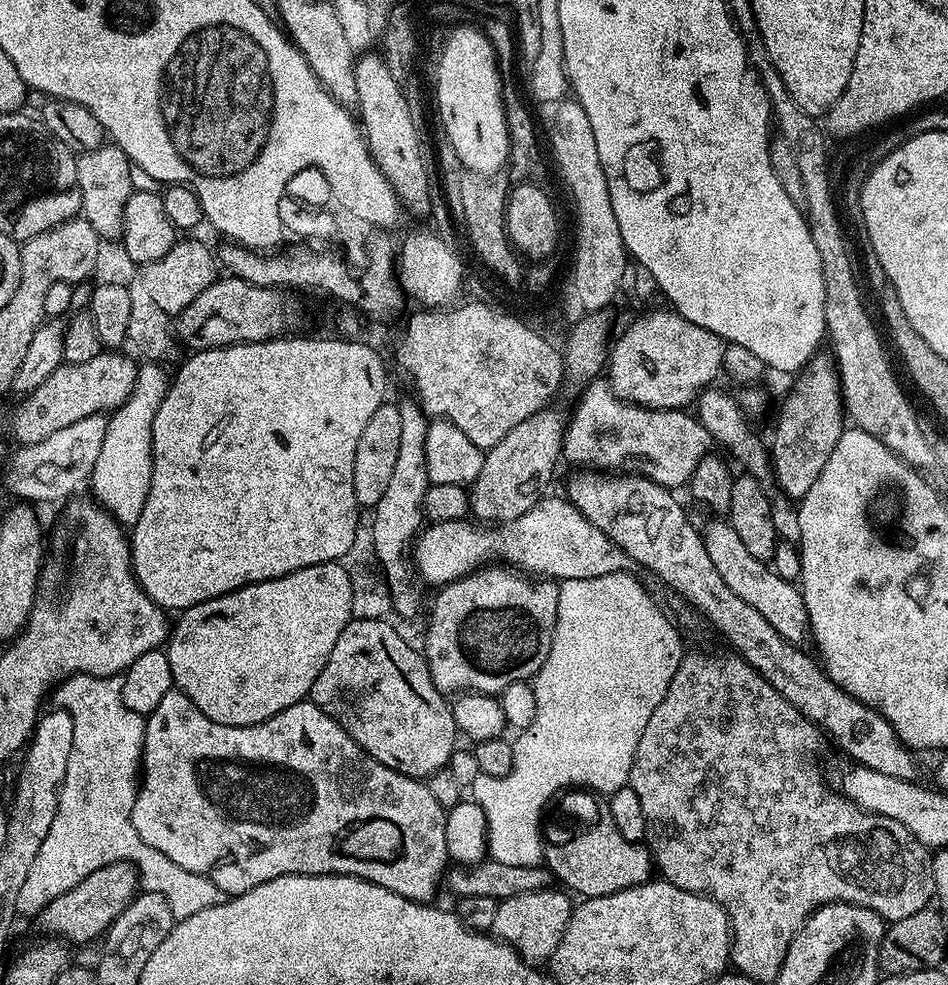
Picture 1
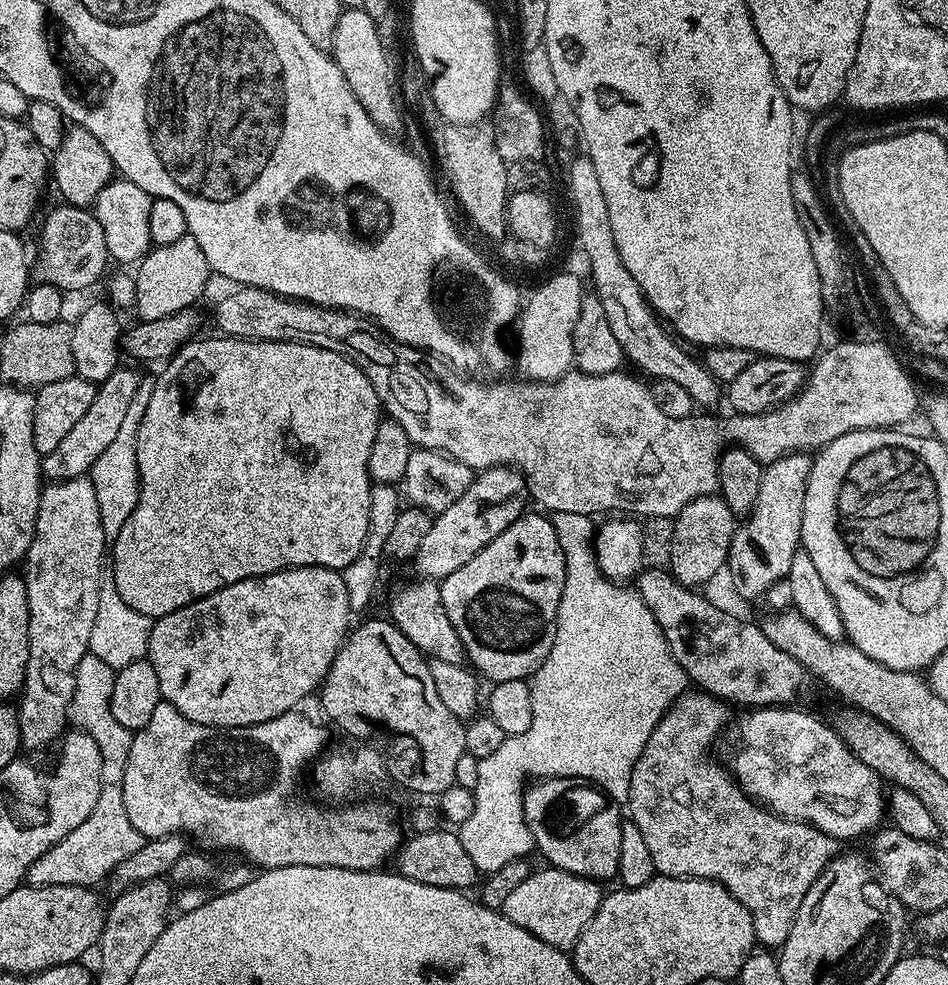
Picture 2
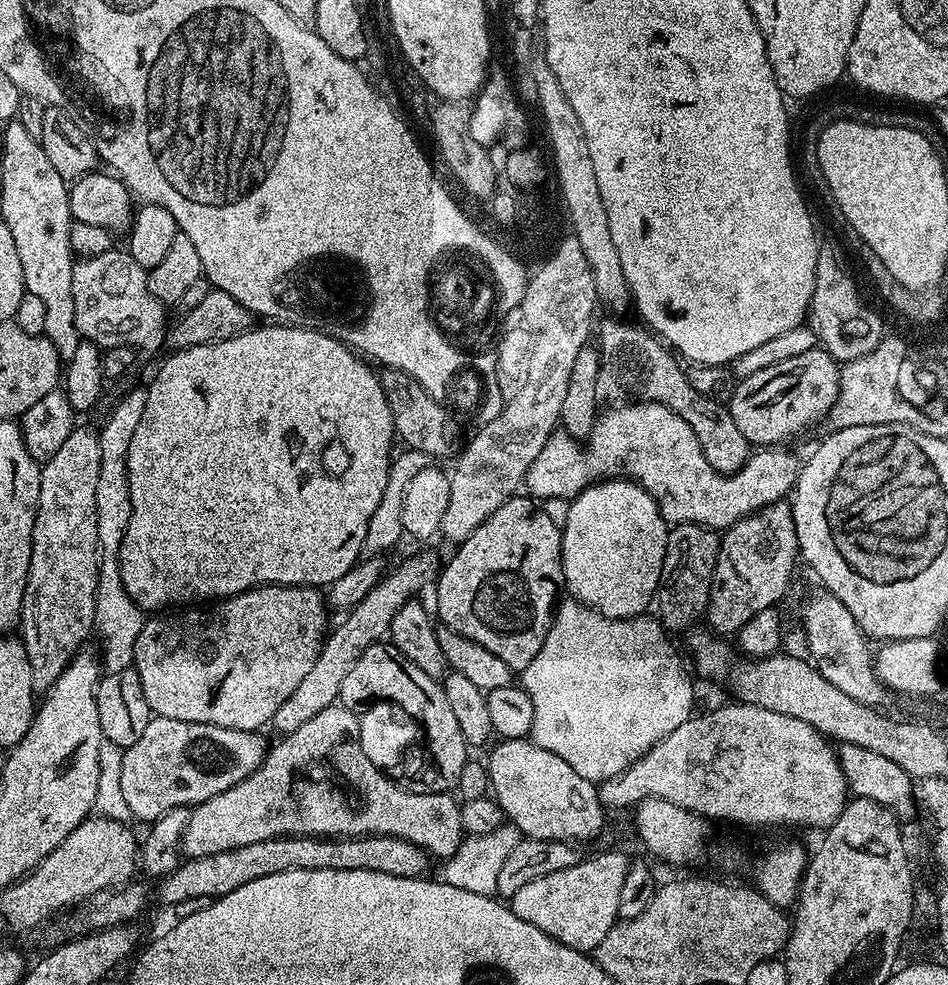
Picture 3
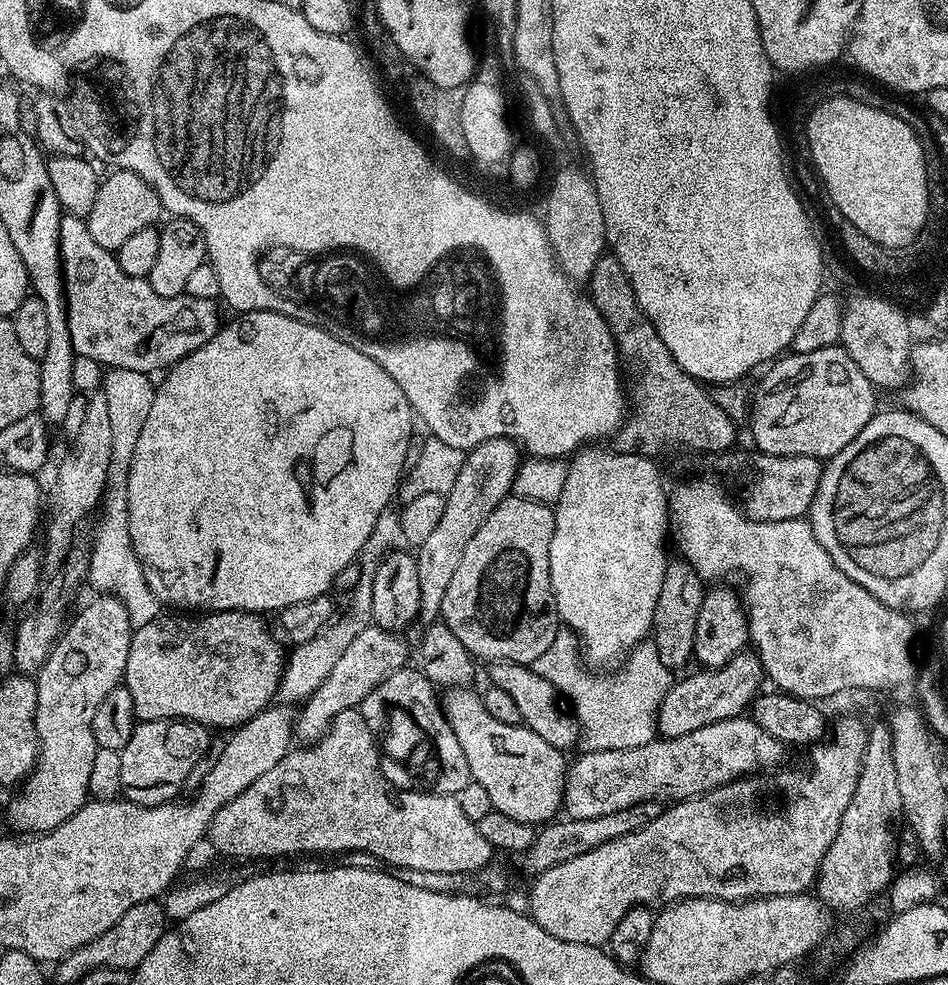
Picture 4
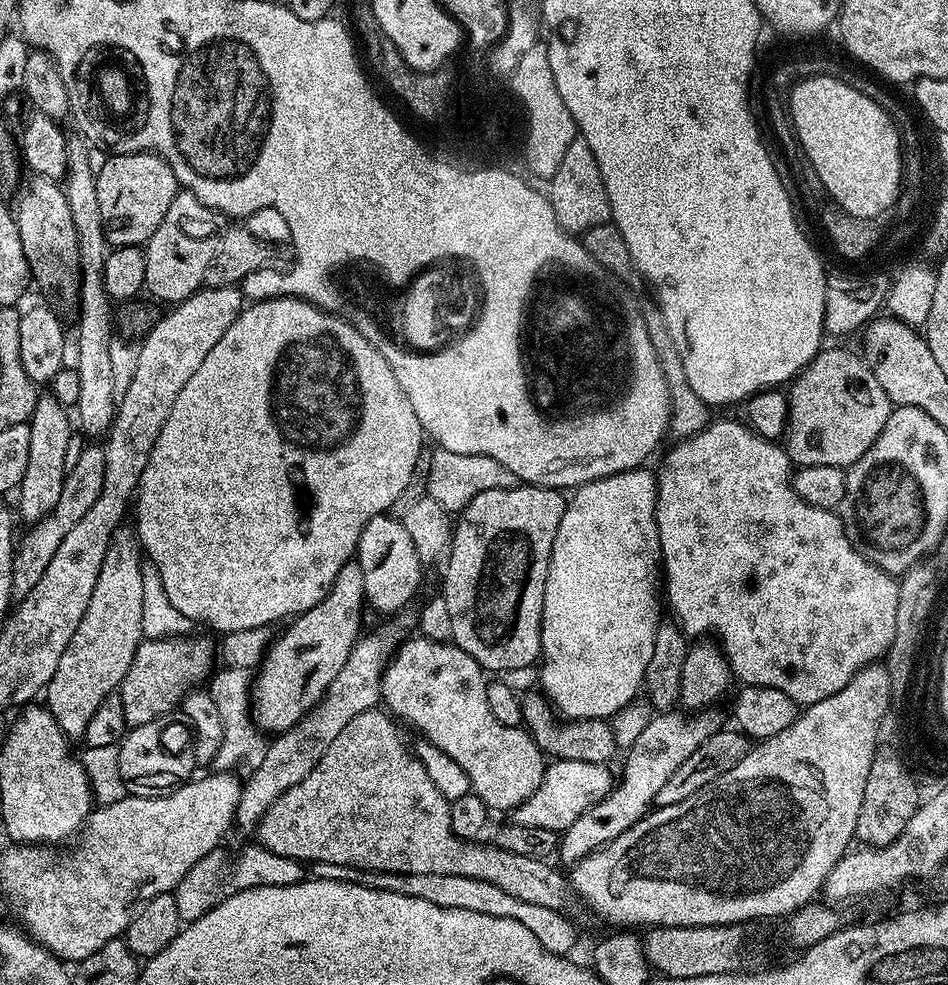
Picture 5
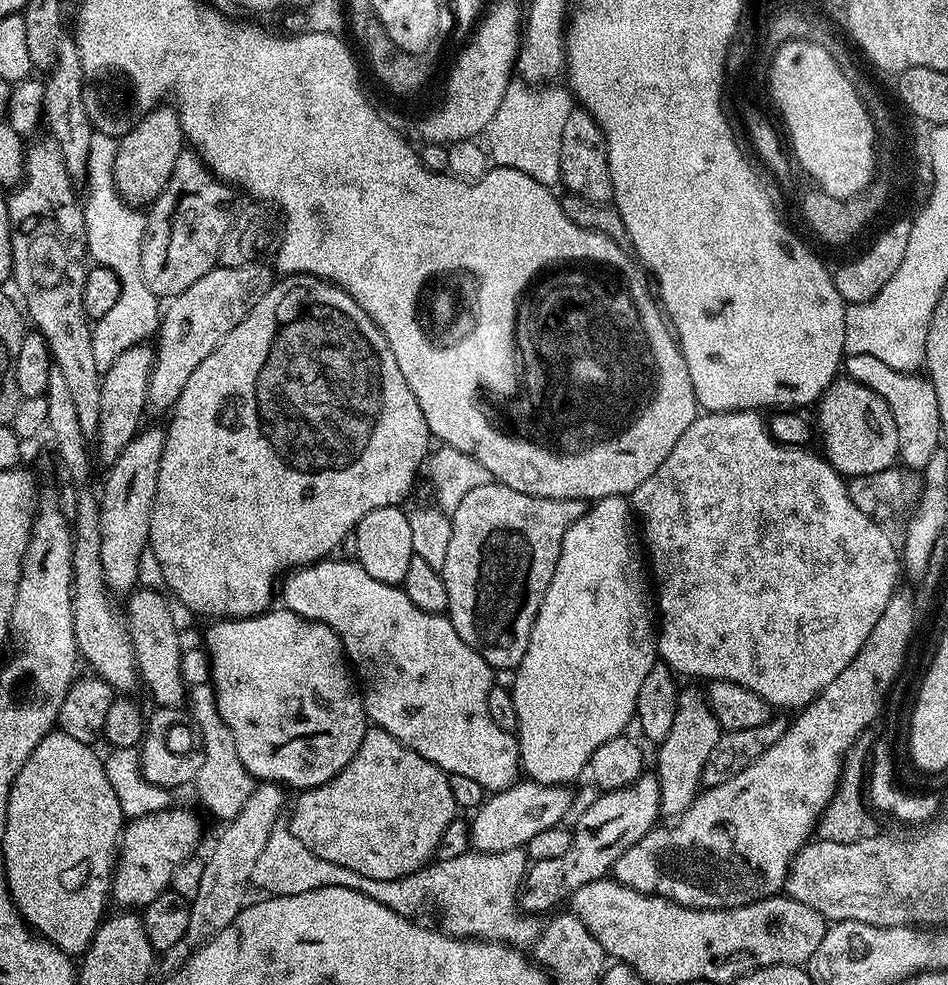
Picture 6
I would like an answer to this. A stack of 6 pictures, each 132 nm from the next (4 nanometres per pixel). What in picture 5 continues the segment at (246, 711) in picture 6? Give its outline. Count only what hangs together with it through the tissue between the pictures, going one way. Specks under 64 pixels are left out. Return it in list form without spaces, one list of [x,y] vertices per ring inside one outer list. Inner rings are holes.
[[[349,562],[338,570],[338,578],[326,598],[322,598],[318,606],[299,613],[287,625],[289,628],[273,639],[255,673],[251,689],[251,715],[260,732],[287,732],[323,698],[334,678],[338,678],[342,662],[350,658],[350,650],[362,635],[360,623],[364,620],[364,608],[362,566]]]

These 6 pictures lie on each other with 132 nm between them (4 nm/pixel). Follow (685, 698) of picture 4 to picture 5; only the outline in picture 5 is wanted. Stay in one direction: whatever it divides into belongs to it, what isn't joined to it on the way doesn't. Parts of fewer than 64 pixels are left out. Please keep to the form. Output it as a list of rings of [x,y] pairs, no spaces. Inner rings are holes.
[[[664,710],[649,719],[646,730],[642,730],[638,739],[626,749],[625,756],[628,757],[624,760],[624,773],[621,776],[619,773],[618,783],[613,787],[612,793],[583,812],[559,837],[558,856],[565,860],[565,865],[577,864],[648,815],[666,778],[670,778],[670,774],[674,774],[674,770],[678,770],[678,766],[682,766],[682,762],[686,762],[686,758],[690,758],[690,754],[694,754],[702,742],[725,727],[723,718],[716,710],[688,715],[692,717],[683,714],[688,715],[680,710]]]

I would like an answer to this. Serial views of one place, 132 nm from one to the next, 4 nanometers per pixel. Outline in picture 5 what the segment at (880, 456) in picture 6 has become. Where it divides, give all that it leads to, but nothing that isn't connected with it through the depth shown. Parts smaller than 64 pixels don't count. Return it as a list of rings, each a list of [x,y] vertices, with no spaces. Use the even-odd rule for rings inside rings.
[[[825,347],[820,351],[791,381],[786,395],[786,451],[793,465],[802,468],[838,466],[848,469],[874,446],[894,407],[863,359],[844,348]]]

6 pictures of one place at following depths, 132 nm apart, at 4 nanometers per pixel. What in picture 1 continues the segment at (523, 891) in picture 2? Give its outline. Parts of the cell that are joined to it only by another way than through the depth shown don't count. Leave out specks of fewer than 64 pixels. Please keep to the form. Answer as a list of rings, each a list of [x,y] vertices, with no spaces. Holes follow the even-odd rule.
[[[556,886],[534,890],[530,894],[518,894],[515,898],[499,901],[490,932],[496,939],[511,946],[527,964],[544,966],[551,961],[554,950],[558,950],[562,934],[566,934],[573,907],[573,897]]]

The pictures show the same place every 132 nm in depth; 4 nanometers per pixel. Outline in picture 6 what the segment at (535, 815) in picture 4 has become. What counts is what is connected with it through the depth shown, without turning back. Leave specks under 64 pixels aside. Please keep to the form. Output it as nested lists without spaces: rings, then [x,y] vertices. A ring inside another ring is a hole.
[[[325,558],[317,560],[314,564],[306,564],[303,568],[297,568],[287,573],[282,580],[282,588],[284,584],[284,600],[282,600],[282,604],[283,607],[289,608],[290,611],[297,612],[302,618],[321,620],[323,624],[330,626],[338,634],[340,645],[344,647],[344,655],[350,661],[351,667],[358,677],[358,684],[362,689],[364,698],[364,712],[368,715],[369,721],[375,727],[386,730],[386,734],[398,738],[398,742],[402,742],[410,750],[422,754],[422,758],[426,758],[442,771],[454,776],[466,774],[466,778],[474,778],[474,782],[478,782],[478,786],[482,786],[489,793],[500,792],[503,788],[509,788],[512,784],[517,783],[522,776],[520,742],[513,733],[502,730],[502,726],[498,726],[494,723],[494,718],[490,718],[486,698],[488,697],[488,691],[494,687],[494,680],[492,680],[494,670],[484,661],[482,654],[478,654],[470,646],[466,646],[466,642],[462,642],[462,638],[458,638],[458,630],[454,630],[454,626],[448,620],[447,615],[439,612],[418,610],[418,606],[414,606],[414,602],[410,602],[410,598],[404,593],[401,585],[378,582],[378,578],[370,578],[370,574],[366,574],[366,570],[362,570],[362,566],[357,564],[355,559],[336,559]]]

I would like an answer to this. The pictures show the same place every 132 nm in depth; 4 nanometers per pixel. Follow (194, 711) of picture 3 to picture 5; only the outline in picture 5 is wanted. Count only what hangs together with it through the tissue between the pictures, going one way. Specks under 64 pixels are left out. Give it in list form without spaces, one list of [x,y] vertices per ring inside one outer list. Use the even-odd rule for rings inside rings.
[[[189,634],[186,636],[167,636],[164,640],[149,640],[147,638],[140,641],[138,650],[130,662],[130,670],[122,678],[118,695],[122,698],[122,714],[124,722],[128,728],[137,728],[146,722],[154,722],[167,717],[172,707],[179,705],[183,701],[184,693],[189,691],[190,685],[200,686],[200,684],[213,675],[212,656],[214,660],[214,644],[211,644],[204,636]]]

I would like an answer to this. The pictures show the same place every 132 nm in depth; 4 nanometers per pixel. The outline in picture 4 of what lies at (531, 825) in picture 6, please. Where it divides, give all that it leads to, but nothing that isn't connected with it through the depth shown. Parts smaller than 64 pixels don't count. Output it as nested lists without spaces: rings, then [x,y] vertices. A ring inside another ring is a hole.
[[[747,715],[710,722],[710,726],[690,730],[690,734],[678,738],[657,738],[646,742],[646,746],[585,751],[584,756],[567,765],[562,808],[571,819],[581,820],[602,818],[602,814],[614,814],[614,810],[626,810],[626,806],[647,800],[688,800],[742,776],[775,769],[785,763],[784,752],[786,745]]]

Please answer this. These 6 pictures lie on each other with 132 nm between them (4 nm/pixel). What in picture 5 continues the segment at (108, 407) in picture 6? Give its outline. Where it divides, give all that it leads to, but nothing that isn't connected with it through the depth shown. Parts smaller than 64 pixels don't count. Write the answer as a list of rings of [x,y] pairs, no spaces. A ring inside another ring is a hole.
[[[85,445],[80,455],[80,459],[74,469],[64,477],[61,497],[54,506],[54,510],[42,519],[35,521],[31,528],[17,543],[12,558],[11,568],[11,596],[13,601],[24,600],[26,594],[34,590],[46,572],[46,567],[50,564],[50,559],[54,558],[54,553],[62,544],[62,539],[70,532],[70,528],[75,525],[86,514],[94,502],[98,500],[98,495],[102,490],[102,481],[105,478],[105,454],[101,445]]]

